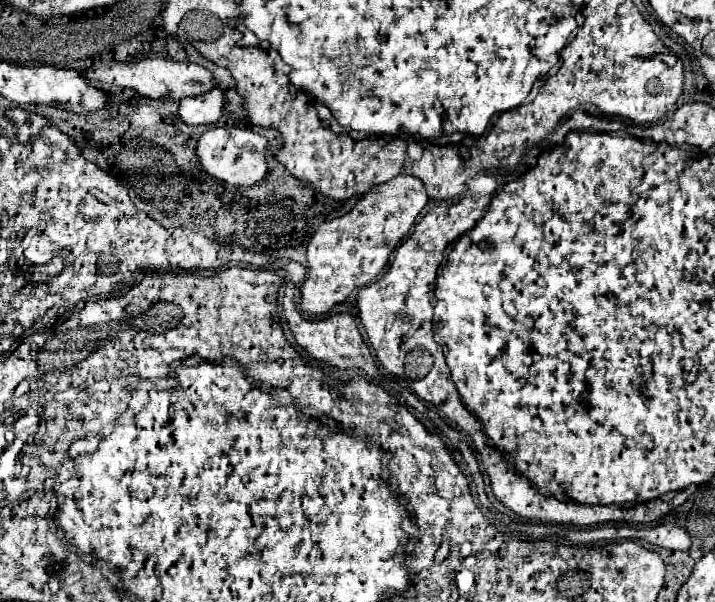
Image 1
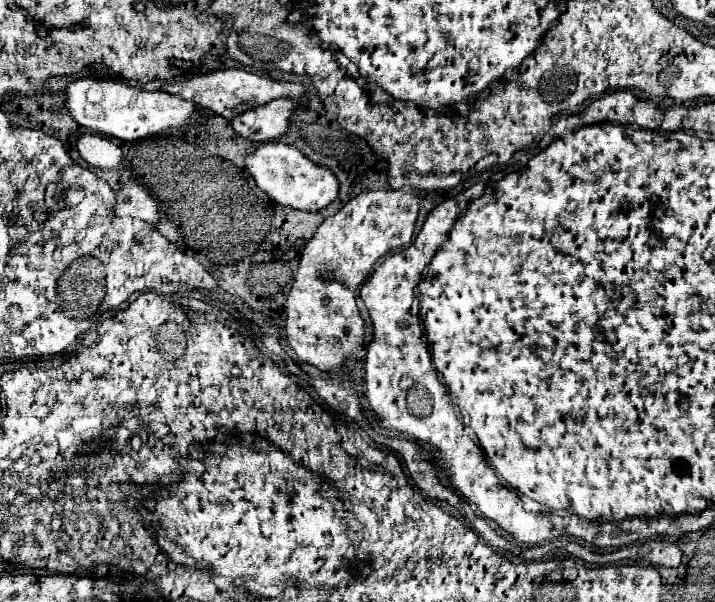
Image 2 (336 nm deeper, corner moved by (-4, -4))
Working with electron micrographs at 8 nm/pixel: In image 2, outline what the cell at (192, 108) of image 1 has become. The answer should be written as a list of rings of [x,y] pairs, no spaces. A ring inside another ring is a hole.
[[[274,99],[266,103],[266,107],[252,107],[250,111],[242,111],[242,115],[230,119],[230,127],[250,139],[254,143],[272,141],[286,133],[290,117],[298,111],[298,103],[294,99]]]

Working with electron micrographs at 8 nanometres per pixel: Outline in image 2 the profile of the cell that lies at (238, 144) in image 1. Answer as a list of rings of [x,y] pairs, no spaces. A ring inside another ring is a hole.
[[[268,141],[256,145],[252,153],[244,157],[246,171],[256,181],[258,189],[270,195],[272,201],[278,205],[302,209],[302,211],[320,211],[328,203],[332,203],[338,195],[338,179],[332,171],[314,165],[310,159],[306,159],[296,147],[290,147],[282,141]]]

